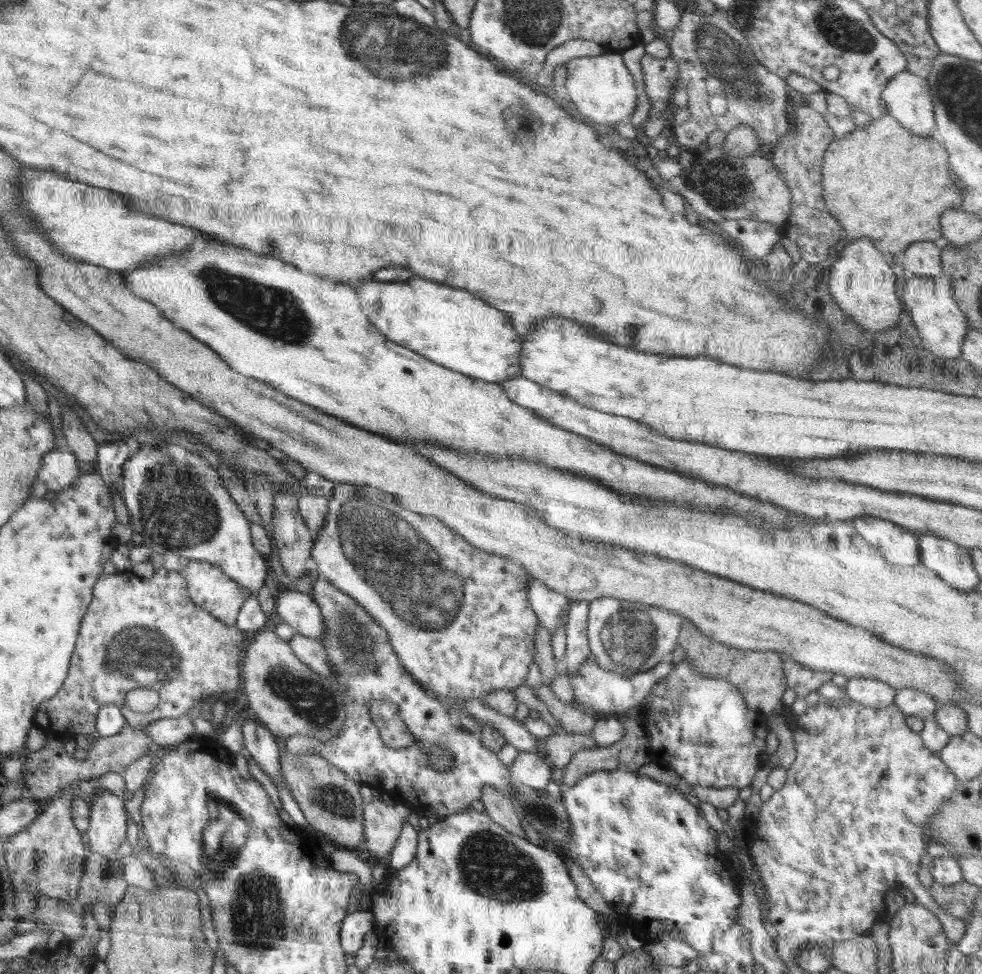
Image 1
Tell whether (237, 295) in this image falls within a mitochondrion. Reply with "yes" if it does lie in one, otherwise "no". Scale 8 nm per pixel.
yes

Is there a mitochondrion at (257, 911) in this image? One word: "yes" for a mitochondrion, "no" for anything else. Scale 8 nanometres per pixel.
yes

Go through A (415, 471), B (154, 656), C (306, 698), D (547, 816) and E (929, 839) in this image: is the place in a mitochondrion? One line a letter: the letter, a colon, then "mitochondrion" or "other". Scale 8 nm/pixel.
A: other
B: mitochondrion
C: mitochondrion
D: mitochondrion
E: other

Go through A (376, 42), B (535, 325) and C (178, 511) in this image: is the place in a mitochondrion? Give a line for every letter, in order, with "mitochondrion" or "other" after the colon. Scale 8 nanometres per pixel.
A: mitochondrion
B: other
C: mitochondrion

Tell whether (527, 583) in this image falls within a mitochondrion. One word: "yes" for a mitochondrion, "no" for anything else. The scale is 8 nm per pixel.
no

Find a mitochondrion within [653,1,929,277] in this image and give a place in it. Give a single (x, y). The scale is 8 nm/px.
(730, 68)

